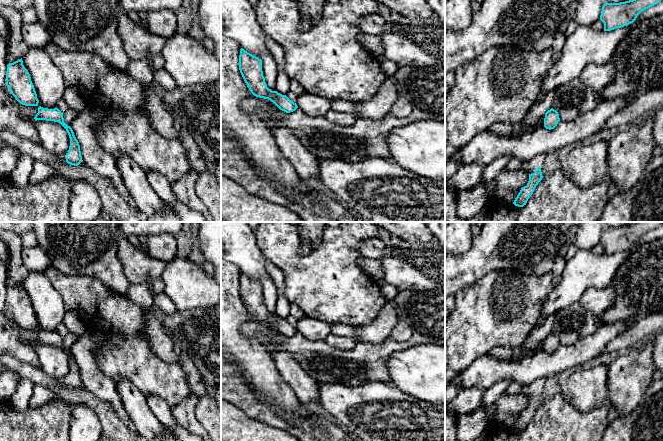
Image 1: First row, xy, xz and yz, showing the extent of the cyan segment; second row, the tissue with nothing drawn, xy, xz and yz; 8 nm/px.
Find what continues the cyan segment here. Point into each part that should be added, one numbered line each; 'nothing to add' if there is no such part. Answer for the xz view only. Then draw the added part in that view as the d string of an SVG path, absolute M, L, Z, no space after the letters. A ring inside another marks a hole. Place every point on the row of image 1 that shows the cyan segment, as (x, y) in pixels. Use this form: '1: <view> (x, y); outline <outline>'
nothing to add

